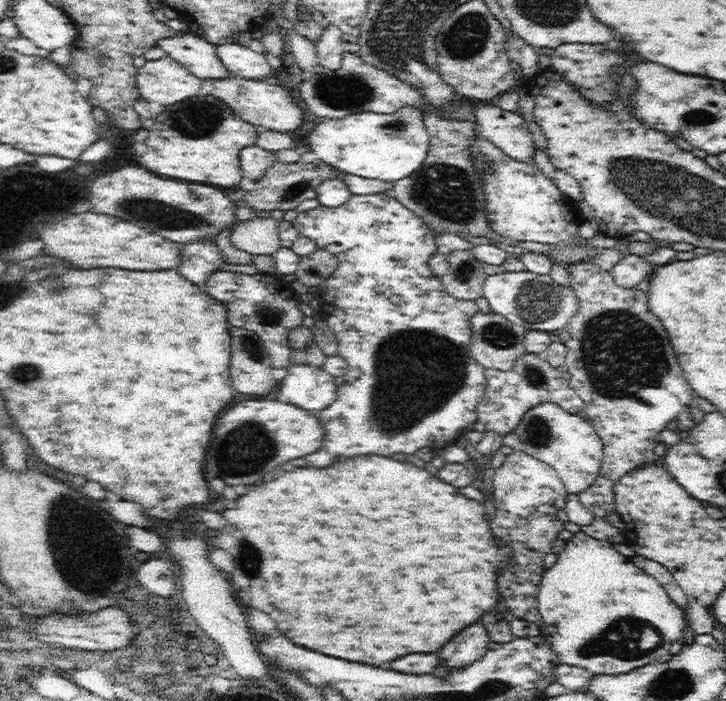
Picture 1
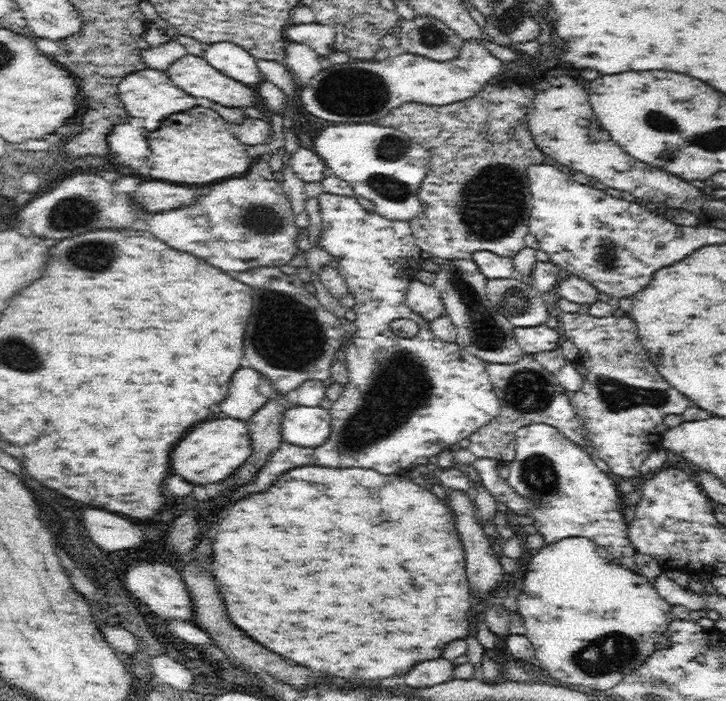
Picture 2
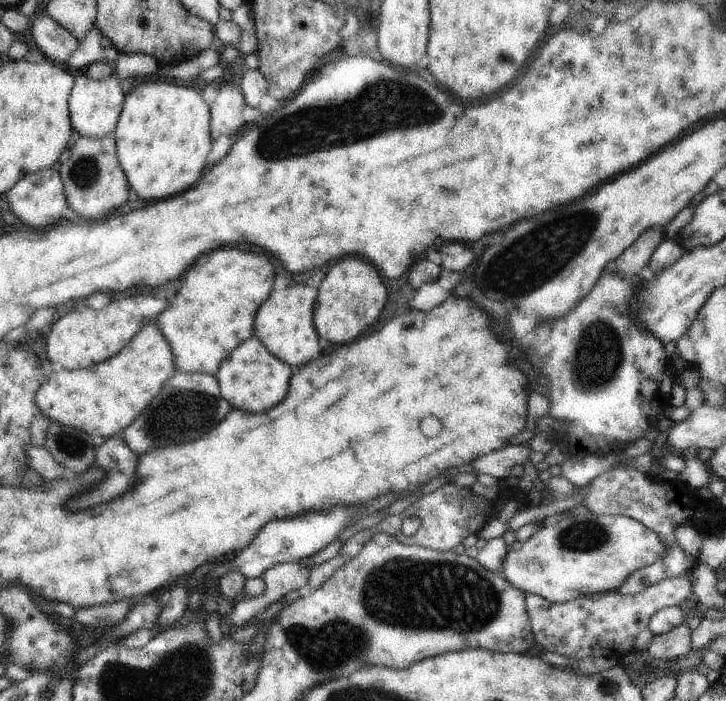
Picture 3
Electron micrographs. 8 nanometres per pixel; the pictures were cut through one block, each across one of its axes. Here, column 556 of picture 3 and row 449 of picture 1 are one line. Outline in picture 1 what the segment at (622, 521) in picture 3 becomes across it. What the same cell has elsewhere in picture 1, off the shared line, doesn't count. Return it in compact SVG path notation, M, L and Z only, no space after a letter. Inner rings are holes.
M542 402L524 414L515 433L521 441L519 448L552 467L569 494L586 490L600 476L603 443L583 414L570 413L553 402Z

